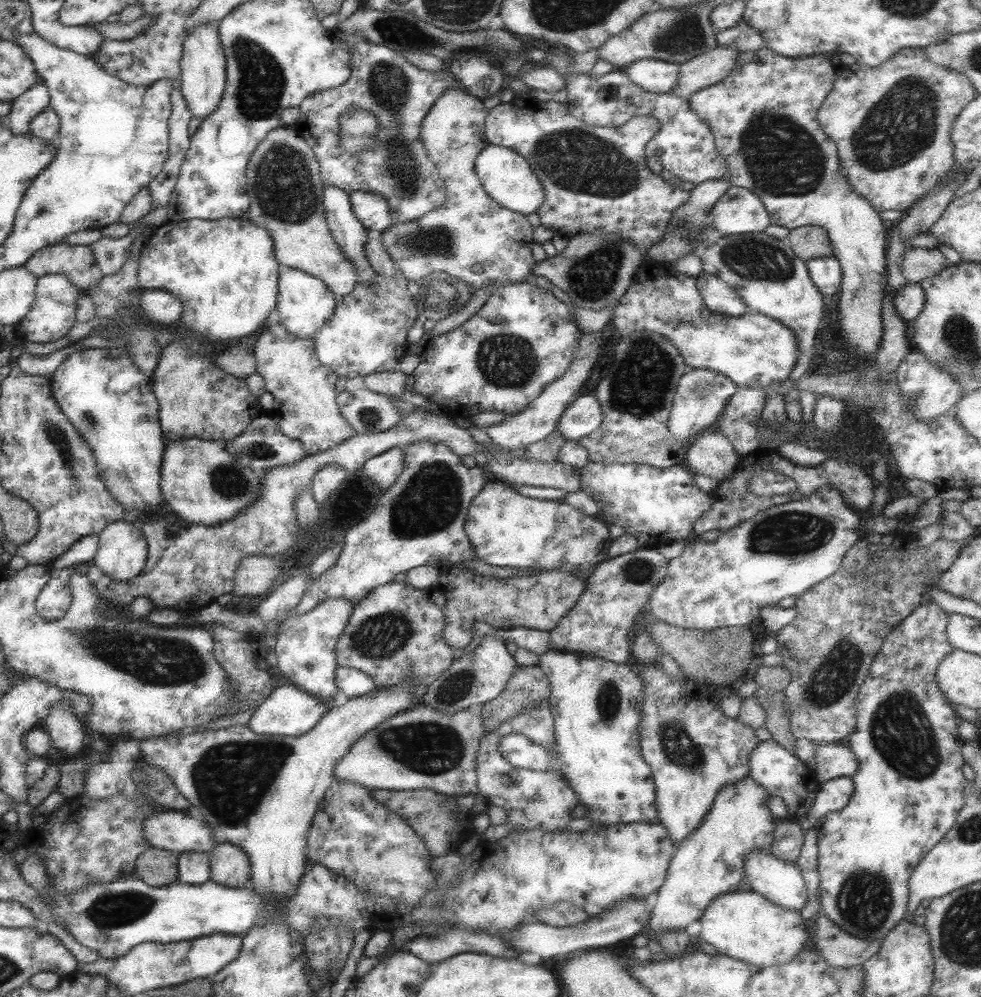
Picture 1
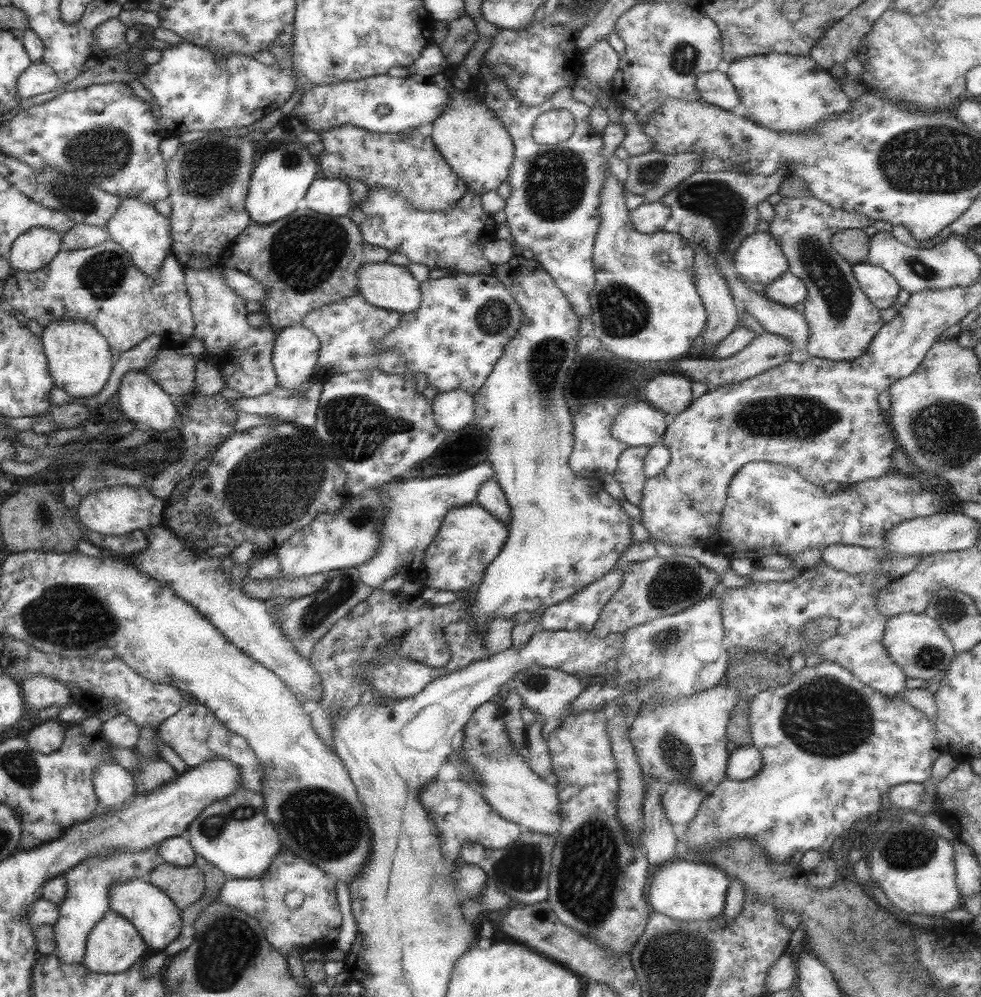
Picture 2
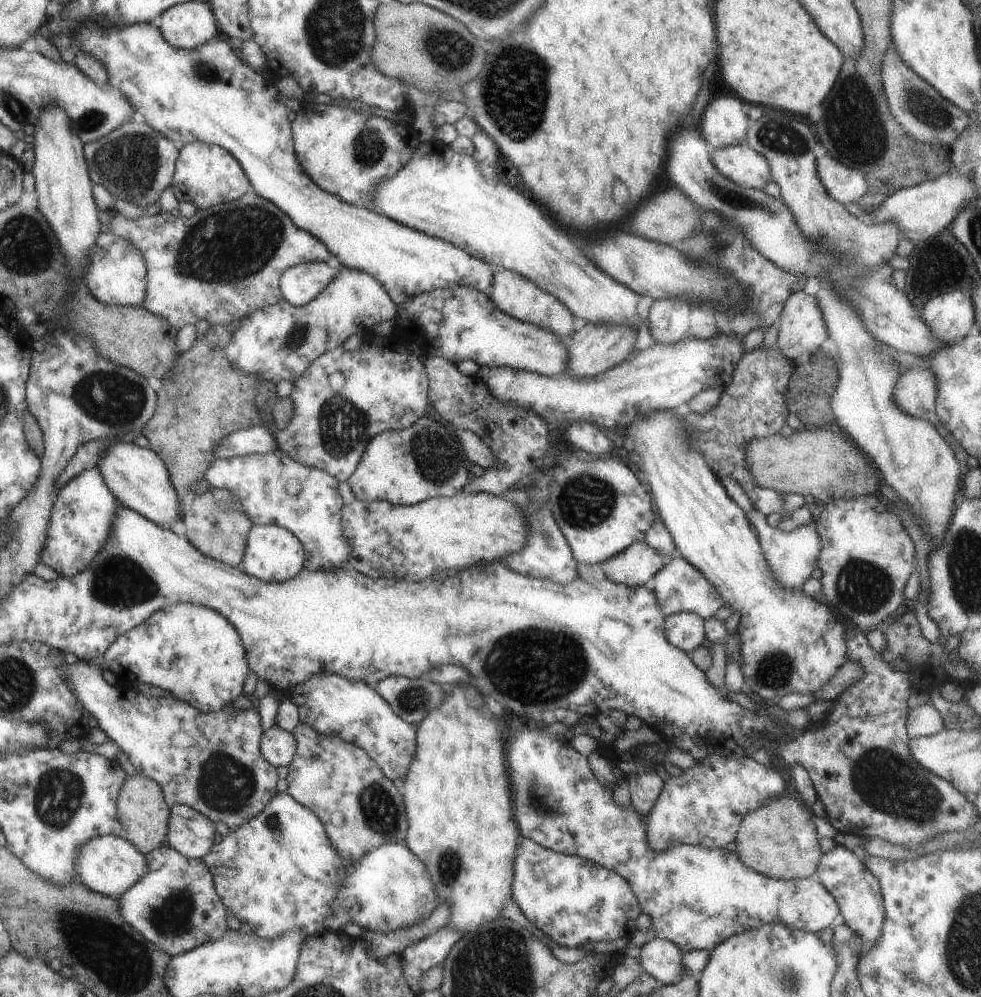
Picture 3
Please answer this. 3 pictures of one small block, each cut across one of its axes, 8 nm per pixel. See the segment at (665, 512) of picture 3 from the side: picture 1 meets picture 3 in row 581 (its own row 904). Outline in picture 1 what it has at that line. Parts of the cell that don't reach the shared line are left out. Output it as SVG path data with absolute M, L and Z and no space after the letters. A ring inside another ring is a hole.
M741 889L713 898L698 921L701 927L698 938L705 944L711 944L719 954L758 967L791 961L797 953L805 950L803 944L810 941L807 926L799 912L785 910L755 892Z

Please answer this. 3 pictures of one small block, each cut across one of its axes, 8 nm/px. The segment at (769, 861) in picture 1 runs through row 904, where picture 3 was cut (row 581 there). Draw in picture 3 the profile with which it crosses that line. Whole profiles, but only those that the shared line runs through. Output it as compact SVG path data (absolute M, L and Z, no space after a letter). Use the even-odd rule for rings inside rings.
M750 509L745 514L748 523L757 532L756 537L760 544L761 552L776 583L785 590L799 591L802 582L809 577L809 574L816 567L818 552L821 548L814 521L811 520L806 525L801 525L793 530L783 532L776 526L768 525L765 522L764 516L755 509Z

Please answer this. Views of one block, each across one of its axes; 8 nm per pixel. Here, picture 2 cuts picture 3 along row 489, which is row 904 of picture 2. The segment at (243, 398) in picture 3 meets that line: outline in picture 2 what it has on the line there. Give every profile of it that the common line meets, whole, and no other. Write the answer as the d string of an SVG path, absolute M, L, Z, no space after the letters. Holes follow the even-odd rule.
M161 863L147 875L149 883L161 890L179 910L193 904L204 892L203 873L194 864L176 867Z

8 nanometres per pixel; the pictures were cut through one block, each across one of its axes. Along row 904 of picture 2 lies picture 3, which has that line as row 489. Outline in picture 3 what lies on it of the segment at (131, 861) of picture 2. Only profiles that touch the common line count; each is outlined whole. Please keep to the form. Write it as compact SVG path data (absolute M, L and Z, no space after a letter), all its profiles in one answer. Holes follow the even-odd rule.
M90 468L72 476L56 490L51 507L46 539L39 560L61 577L70 577L83 570L102 549L117 510L116 498L105 486L101 473Z

